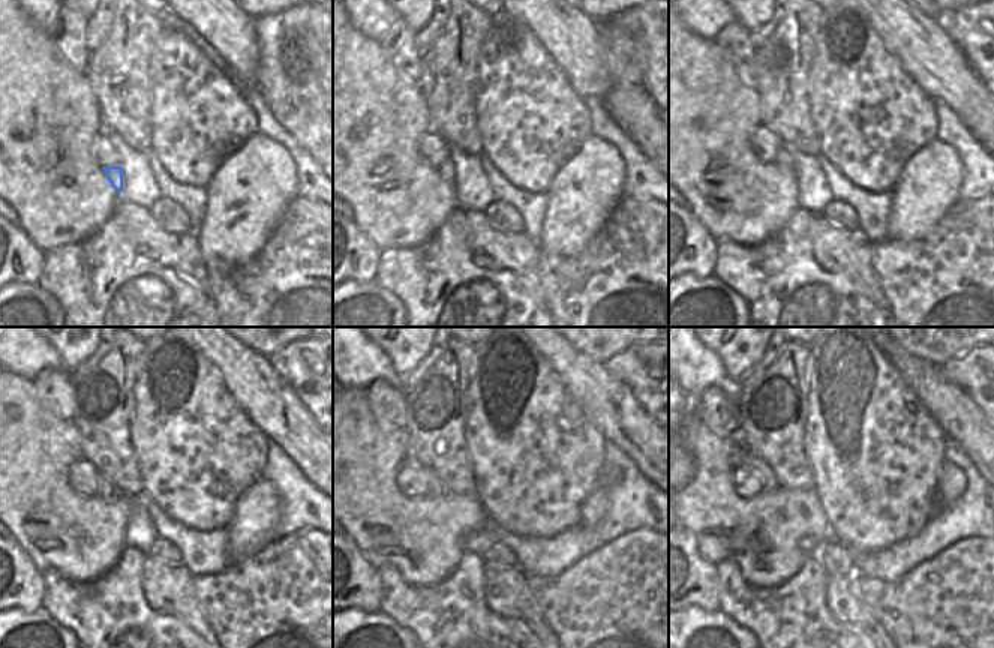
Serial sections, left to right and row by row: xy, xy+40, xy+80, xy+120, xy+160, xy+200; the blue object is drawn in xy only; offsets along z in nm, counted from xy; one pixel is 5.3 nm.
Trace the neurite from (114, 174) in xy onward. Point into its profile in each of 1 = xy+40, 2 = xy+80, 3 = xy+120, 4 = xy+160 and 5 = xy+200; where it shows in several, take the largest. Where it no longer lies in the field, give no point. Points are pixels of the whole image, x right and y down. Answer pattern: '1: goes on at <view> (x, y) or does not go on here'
1: goes on at xy+40 (447, 170)
2: goes on at xy+80 (783, 156)
3: goes on at xy+120 (107, 491)
4: goes on at xy+160 (437, 488)
5: goes on at xy+200 (742, 458)

